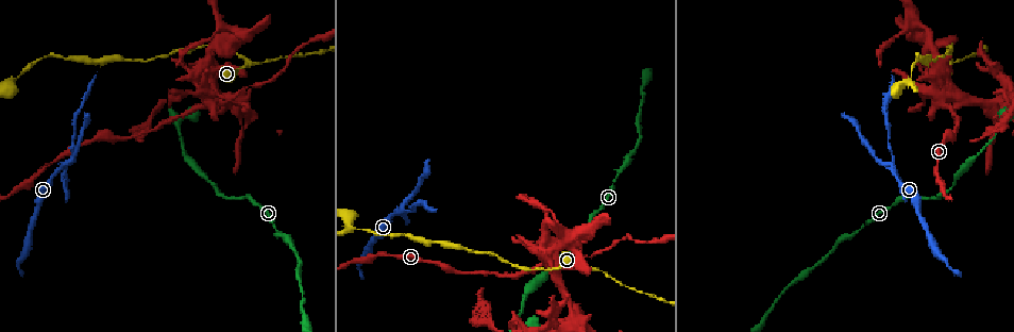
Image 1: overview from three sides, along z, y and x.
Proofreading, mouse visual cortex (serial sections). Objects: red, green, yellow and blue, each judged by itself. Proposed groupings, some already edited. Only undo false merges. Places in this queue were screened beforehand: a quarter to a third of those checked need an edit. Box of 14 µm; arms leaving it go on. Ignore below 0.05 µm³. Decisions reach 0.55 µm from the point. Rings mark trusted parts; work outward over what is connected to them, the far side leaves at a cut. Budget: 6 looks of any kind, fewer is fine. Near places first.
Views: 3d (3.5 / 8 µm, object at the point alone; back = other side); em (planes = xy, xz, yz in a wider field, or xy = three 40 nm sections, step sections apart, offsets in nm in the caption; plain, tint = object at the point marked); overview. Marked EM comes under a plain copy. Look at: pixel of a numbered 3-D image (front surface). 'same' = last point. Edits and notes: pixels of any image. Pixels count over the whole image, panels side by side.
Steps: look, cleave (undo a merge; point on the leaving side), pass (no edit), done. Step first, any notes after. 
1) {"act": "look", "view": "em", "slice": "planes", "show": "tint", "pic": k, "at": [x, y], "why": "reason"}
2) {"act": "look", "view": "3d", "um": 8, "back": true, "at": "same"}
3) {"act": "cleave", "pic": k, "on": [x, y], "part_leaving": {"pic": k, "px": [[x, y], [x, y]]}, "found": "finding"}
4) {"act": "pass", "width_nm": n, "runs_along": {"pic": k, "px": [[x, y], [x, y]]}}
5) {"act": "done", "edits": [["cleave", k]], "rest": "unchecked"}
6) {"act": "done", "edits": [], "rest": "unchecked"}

{"act": "look", "view": "3d", "um": 3.5, "pic": 1, "at": [61, 166]}

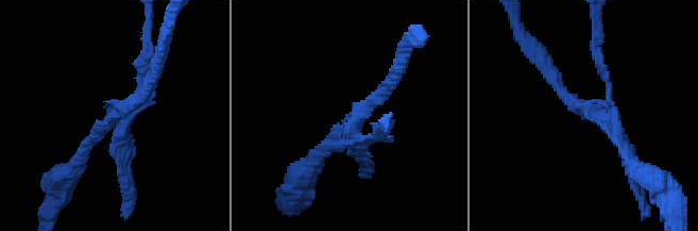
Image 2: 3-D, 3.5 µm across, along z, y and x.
{"act": "look", "view": "em", "slice": "xy", "step": 1, "show": "tint", "pic": 2, "at": [606, 114], "why": "now the EM"}

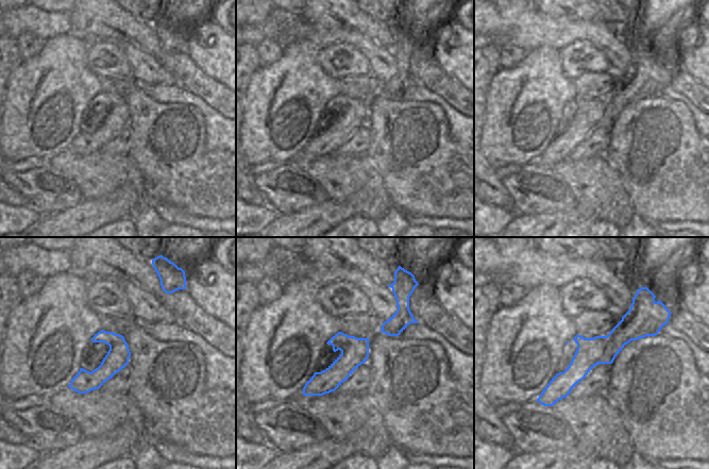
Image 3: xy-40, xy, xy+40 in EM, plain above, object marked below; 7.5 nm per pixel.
{"act": "cleave", "pic": 2, "on": [600, 69], "part_leaving": {"pic": 2, "px": [[609, 99], [596, 56], [596, 25]]}, "found": "two cells meet here"}

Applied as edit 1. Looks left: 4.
{"act": "look", "view": "3d", "um": 3.5, "back": true, "pic": 1, "at": [941, 101], "why": "four or more arms meet"}

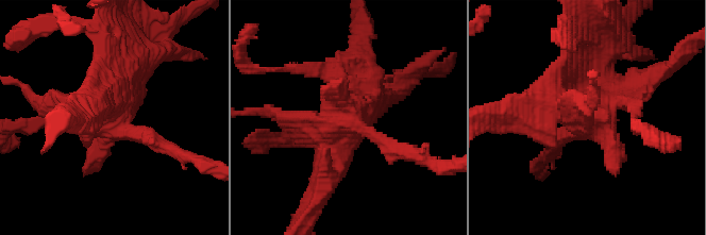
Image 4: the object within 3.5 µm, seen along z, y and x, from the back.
{"act": "look", "view": "em", "slice": "planes", "show": "tint", "pic": 4, "at": [354, 120]}

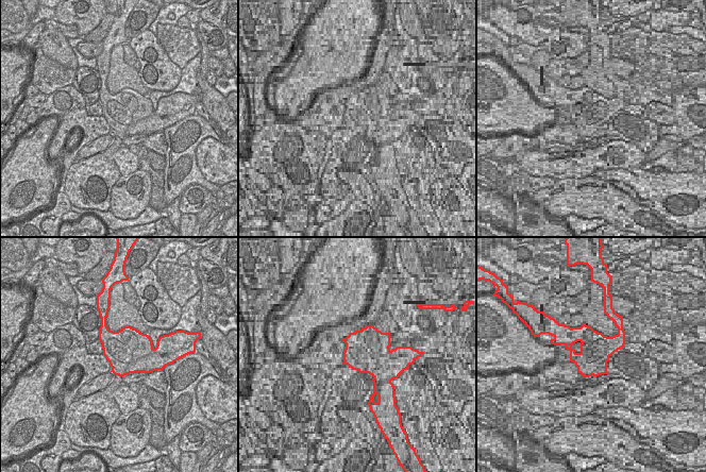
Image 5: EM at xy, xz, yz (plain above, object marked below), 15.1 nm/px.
{"act": "cleave", "pic": 4, "on": [323, 172], "border": {"pic": 5, "px": [[154, 349], [132, 360], [127, 372]]}, "found": "a second cell is stuck on"}

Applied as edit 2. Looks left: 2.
{"act": "done", "edits": [["cleave", 2], ["cleave", 4]], "rest": "unchecked"}

